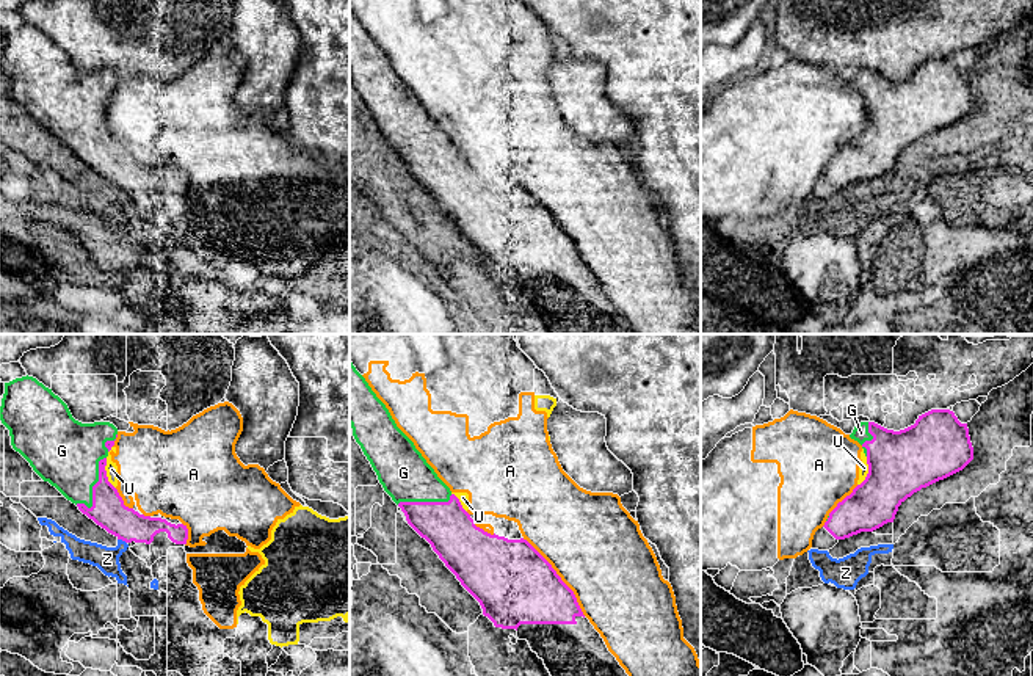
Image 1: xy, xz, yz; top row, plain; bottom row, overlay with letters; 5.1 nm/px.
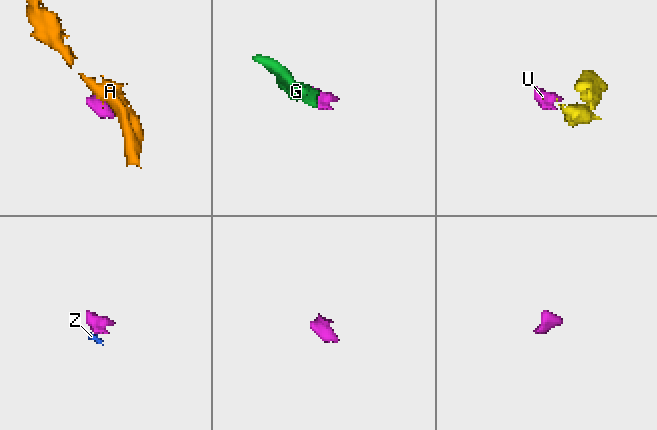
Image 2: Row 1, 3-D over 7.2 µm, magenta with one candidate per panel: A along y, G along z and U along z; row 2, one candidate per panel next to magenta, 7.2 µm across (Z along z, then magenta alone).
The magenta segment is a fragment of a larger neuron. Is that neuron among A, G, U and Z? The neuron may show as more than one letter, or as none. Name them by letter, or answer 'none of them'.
G

